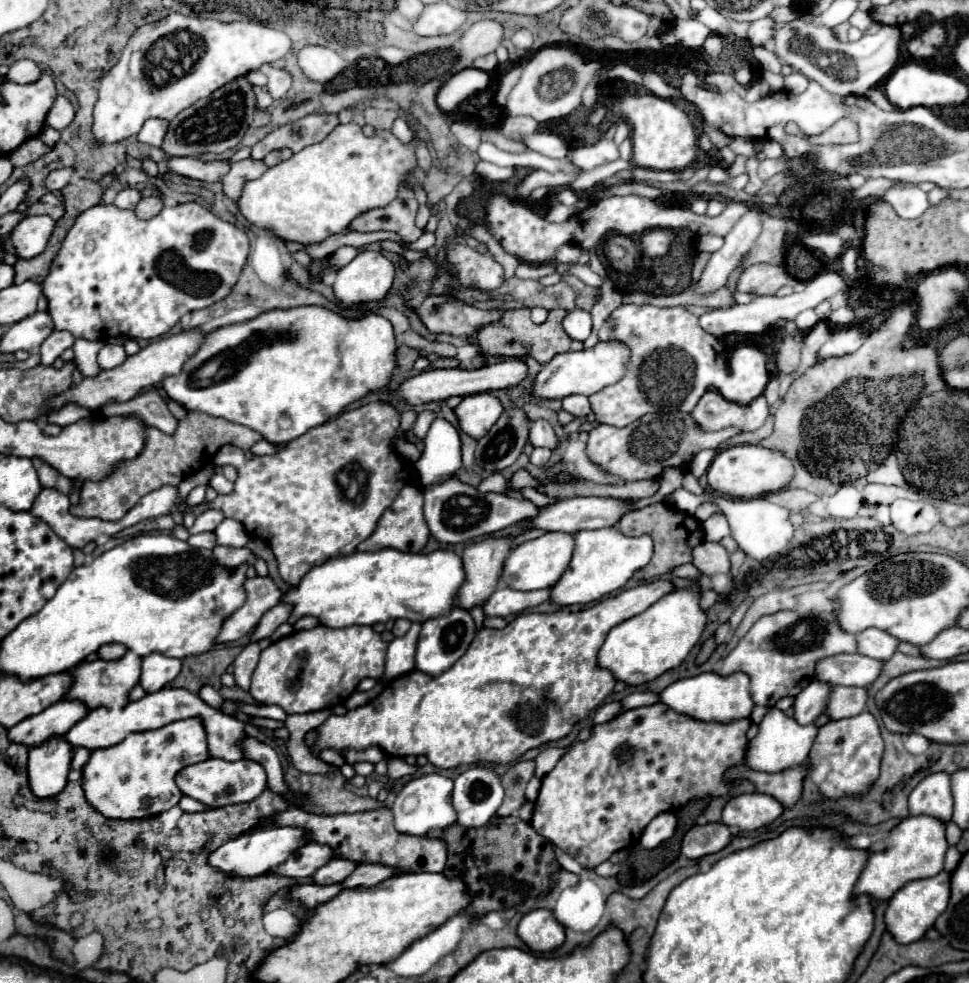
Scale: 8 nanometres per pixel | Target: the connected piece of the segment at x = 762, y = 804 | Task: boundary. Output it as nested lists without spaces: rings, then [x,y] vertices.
[[[750,793],[732,797],[726,803],[722,811],[722,823],[728,827],[738,827],[740,831],[756,831],[774,823],[782,813],[784,807],[778,801],[774,801],[774,797]]]

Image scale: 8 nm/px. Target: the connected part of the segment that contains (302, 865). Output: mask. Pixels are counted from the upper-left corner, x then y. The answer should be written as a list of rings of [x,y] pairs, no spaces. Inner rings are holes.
[[[308,843],[300,849],[296,849],[294,853],[290,853],[284,863],[280,863],[272,869],[272,873],[280,875],[280,877],[302,879],[302,877],[310,877],[316,869],[326,865],[326,861],[330,861],[330,859],[332,859],[330,849],[326,849],[326,845]]]

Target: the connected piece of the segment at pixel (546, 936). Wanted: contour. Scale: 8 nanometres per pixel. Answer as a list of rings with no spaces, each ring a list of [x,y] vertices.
[[[536,909],[526,913],[518,925],[518,935],[536,953],[556,951],[566,939],[564,927],[548,909]]]

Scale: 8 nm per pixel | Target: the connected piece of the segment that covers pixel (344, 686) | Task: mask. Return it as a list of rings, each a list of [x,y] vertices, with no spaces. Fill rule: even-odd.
[[[316,625],[308,631],[296,631],[260,653],[250,695],[262,705],[282,707],[288,715],[330,709],[344,703],[362,679],[382,677],[386,647],[380,633],[372,627],[326,629],[324,625]]]

